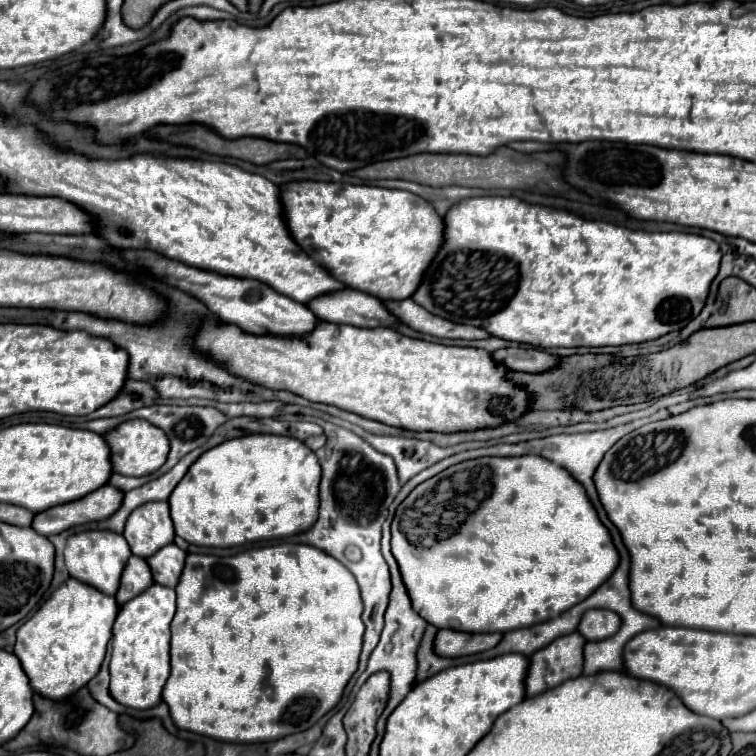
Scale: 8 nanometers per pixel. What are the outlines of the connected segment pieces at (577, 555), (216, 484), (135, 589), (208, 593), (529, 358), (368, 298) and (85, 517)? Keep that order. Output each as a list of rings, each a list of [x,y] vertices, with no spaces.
[[[538,455],[524,457],[480,457],[474,461],[464,461],[448,467],[446,471],[434,475],[432,479],[420,483],[396,509],[392,519],[392,555],[400,565],[404,585],[408,589],[414,611],[426,619],[426,623],[438,629],[454,629],[466,633],[506,633],[512,629],[530,627],[558,617],[562,611],[568,611],[576,603],[584,601],[594,589],[598,589],[608,577],[610,571],[618,565],[618,553],[612,545],[608,529],[596,517],[594,507],[588,503],[584,487],[568,475],[566,469],[550,463]]]
[[[246,435],[224,441],[196,459],[168,499],[170,515],[176,535],[200,547],[236,547],[252,541],[290,537],[308,531],[316,523],[320,481],[318,457],[302,441],[282,435]]]
[[[132,555],[126,569],[124,569],[120,589],[116,593],[118,605],[124,605],[126,601],[134,599],[134,595],[140,595],[146,587],[150,587],[150,583],[154,583],[154,581],[152,581],[152,573],[150,573],[146,559]]]
[[[280,543],[280,545],[270,545],[270,547],[248,549],[246,553],[238,553],[234,557],[188,555],[180,583],[176,587],[176,595],[178,595],[178,611],[172,621],[172,649],[170,649],[172,673],[164,685],[162,699],[168,703],[170,715],[178,729],[186,729],[186,731],[206,735],[216,741],[226,741],[226,743],[276,741],[286,735],[306,731],[318,719],[322,719],[342,699],[342,693],[348,681],[358,669],[358,657],[362,651],[362,635],[364,635],[364,623],[360,619],[362,599],[360,599],[358,583],[354,575],[338,559],[326,555],[320,549],[314,549],[310,545]]]
[[[510,347],[510,349],[498,349],[492,353],[492,357],[498,363],[504,363],[512,371],[524,371],[524,373],[536,373],[536,371],[550,371],[554,363],[558,363],[558,355],[546,353],[542,349],[534,347]]]
[[[342,289],[316,297],[308,307],[328,323],[346,323],[354,327],[394,327],[398,323],[378,297],[356,289]]]
[[[104,485],[98,491],[86,495],[78,501],[64,503],[64,505],[58,505],[58,507],[38,513],[34,517],[32,527],[40,535],[48,537],[48,535],[62,533],[76,525],[104,521],[104,519],[108,519],[108,515],[114,515],[114,511],[118,511],[118,507],[122,505],[122,495],[124,493],[118,491],[116,487]]]

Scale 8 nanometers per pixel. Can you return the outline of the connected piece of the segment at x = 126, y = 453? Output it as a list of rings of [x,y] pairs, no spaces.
[[[132,419],[126,421],[122,425],[118,425],[114,431],[104,435],[110,449],[112,449],[112,465],[114,471],[120,475],[132,475],[132,477],[142,477],[142,475],[150,475],[154,471],[158,471],[168,457],[168,449],[170,449],[170,441],[166,439],[166,433],[158,427],[154,427],[152,423],[144,421],[144,419]]]

